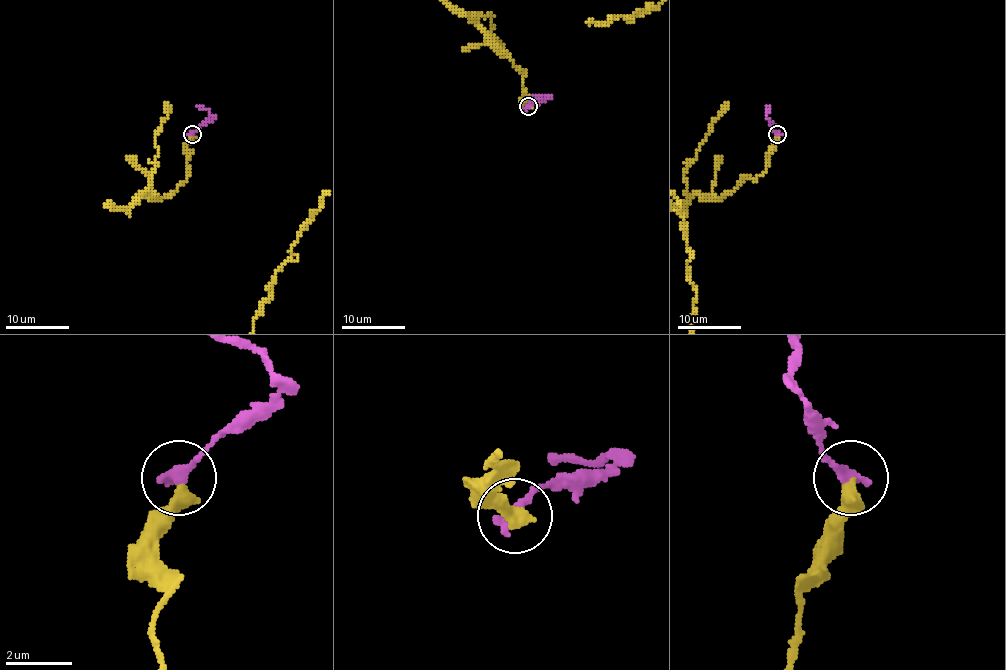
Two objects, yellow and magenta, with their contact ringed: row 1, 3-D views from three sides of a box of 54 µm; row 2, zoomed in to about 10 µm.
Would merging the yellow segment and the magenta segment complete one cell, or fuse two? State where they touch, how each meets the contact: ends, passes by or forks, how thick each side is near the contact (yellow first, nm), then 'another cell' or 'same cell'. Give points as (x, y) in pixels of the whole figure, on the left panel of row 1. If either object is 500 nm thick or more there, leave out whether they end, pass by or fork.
(192, 134) | yellow ends | magenta ends | 420/320 nm | same cell

